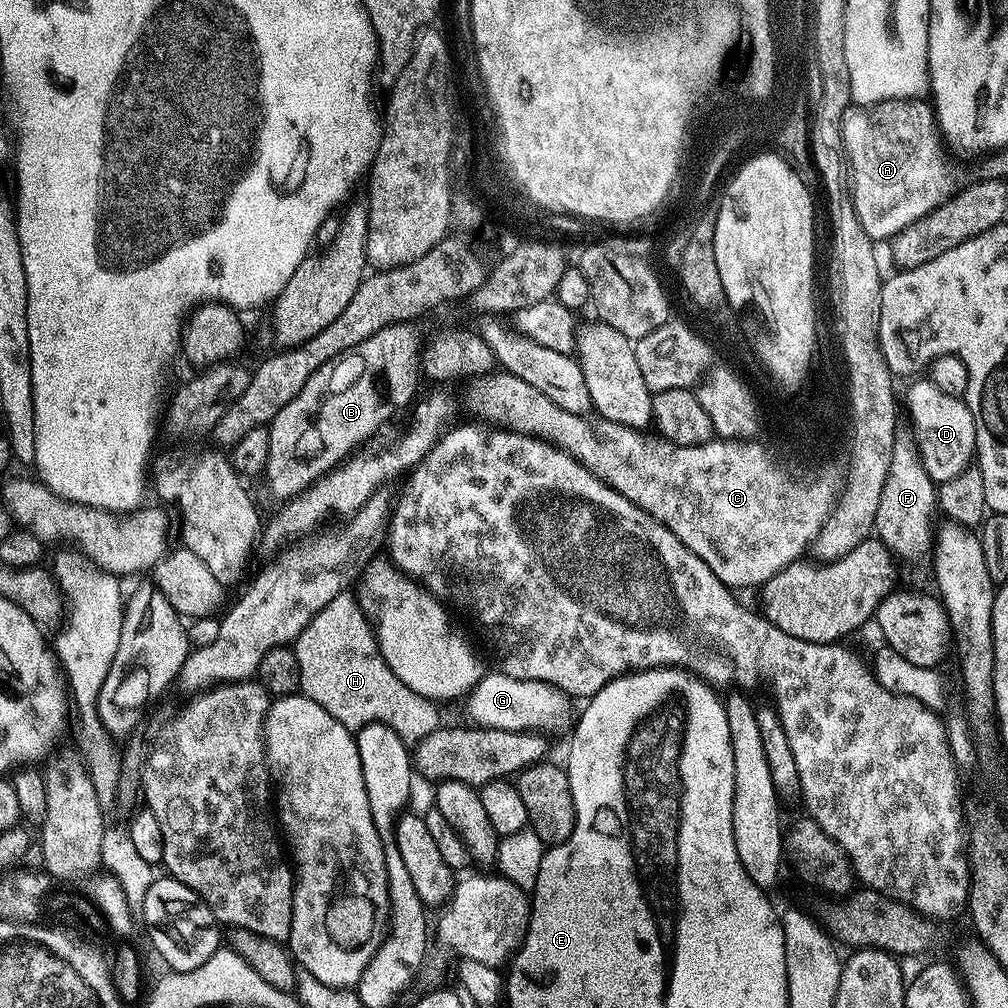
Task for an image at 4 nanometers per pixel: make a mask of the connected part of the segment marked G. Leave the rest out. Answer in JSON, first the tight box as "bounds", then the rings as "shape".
{"bounds":[466,670,574,734],"shape":[[[499,670],[485,671],[476,687],[468,693],[466,703],[468,712],[472,715],[471,723],[482,728],[549,734],[548,732],[560,732],[563,728],[571,729],[574,724],[574,700],[568,693],[546,682],[510,678]]]}

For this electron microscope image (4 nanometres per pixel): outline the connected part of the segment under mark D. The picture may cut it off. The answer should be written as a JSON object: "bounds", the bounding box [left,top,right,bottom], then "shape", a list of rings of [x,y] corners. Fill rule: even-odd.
{"bounds":[908,378,976,482],"shape":[[[921,378],[908,388],[908,412],[916,427],[920,458],[934,482],[943,482],[962,474],[976,454],[976,427],[968,405],[959,396],[942,394],[931,380]],[[920,439],[920,440],[919,440]]]}

